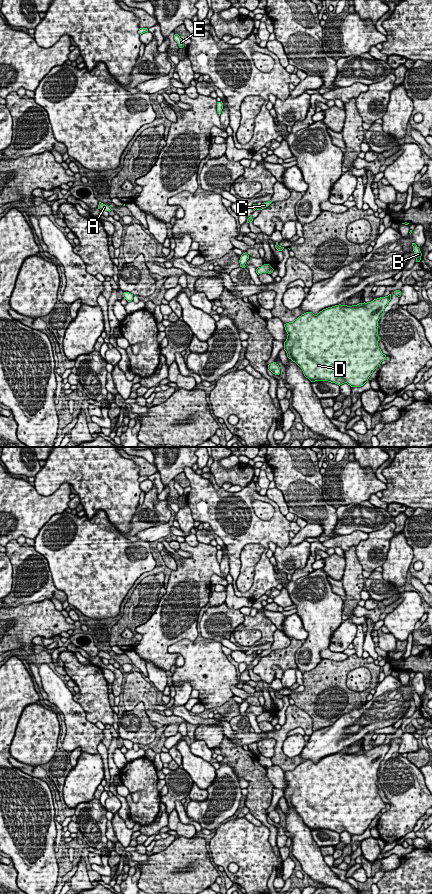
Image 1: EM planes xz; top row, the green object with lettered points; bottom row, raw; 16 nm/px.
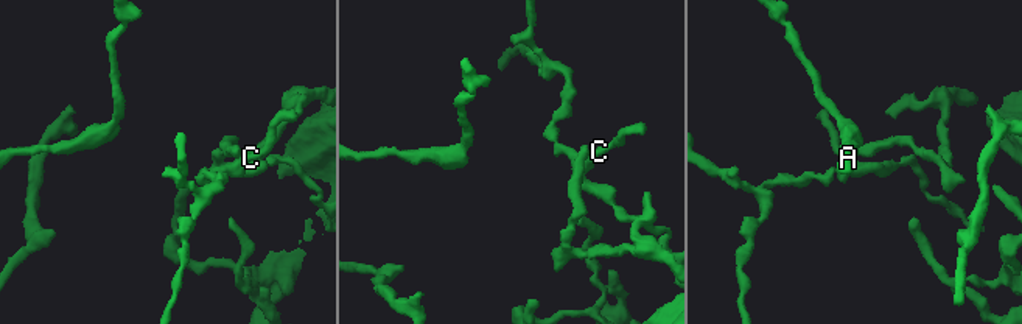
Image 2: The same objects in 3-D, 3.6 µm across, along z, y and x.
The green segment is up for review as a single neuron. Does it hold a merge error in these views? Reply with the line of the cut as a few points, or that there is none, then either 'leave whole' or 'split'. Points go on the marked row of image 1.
xz (258, 206), (256, 208) | split

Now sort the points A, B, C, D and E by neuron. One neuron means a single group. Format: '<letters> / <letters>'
A B D E / C

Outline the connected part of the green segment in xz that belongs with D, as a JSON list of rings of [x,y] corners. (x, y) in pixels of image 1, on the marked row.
[[[391,294],[374,299],[371,302],[359,303],[357,305],[335,305],[320,311],[317,315],[306,312],[293,322],[284,324],[287,339],[284,342],[284,350],[287,357],[295,362],[303,371],[303,374],[311,382],[328,381],[337,385],[347,383],[351,387],[363,386],[373,371],[386,360],[378,346],[378,321],[384,314],[384,309],[391,300]]]

